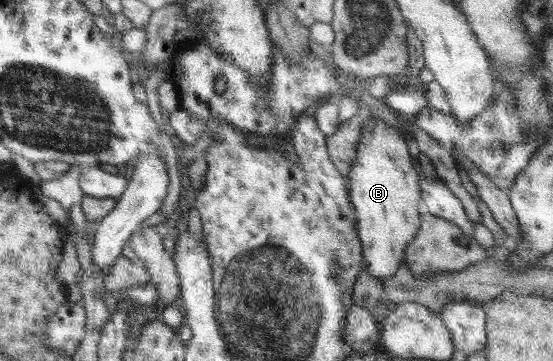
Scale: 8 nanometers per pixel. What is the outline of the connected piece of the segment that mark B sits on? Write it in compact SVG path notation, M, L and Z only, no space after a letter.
M371 119L361 130L360 139L357 140L356 153L350 167L350 198L356 210L358 238L361 242L362 260L367 266L367 271L376 276L378 280L392 277L404 259L406 245L414 239L419 232L421 221L418 212L420 204L419 173L414 168L414 160L408 151L406 139L400 135L401 130L388 126L380 119Z

